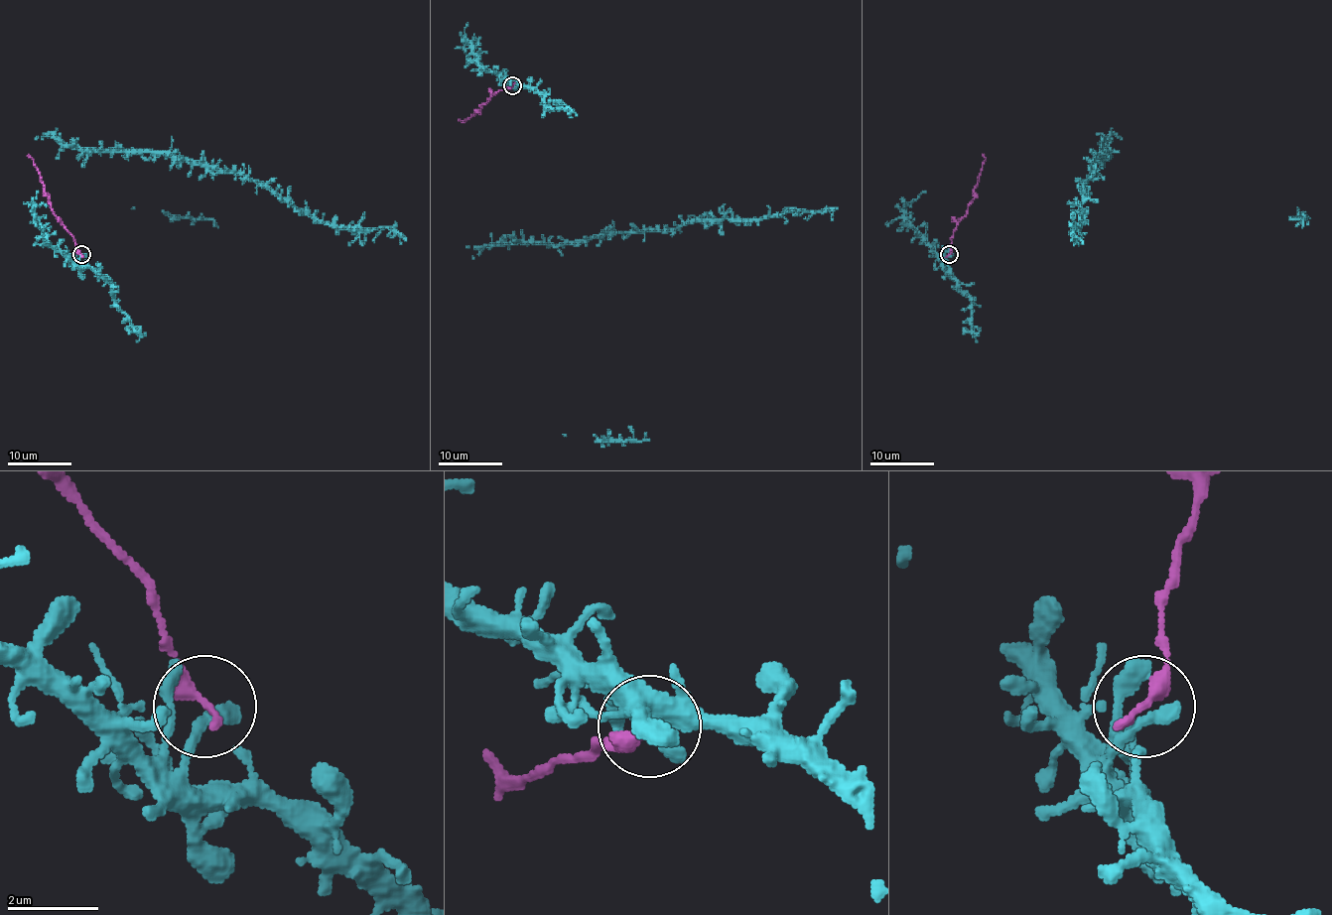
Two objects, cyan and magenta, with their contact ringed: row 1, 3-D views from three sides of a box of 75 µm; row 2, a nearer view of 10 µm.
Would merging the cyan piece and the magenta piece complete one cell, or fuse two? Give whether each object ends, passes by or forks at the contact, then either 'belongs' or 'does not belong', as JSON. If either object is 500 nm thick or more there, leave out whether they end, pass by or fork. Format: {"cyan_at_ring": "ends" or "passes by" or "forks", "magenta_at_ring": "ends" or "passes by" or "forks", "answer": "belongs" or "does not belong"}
{"cyan_at_ring": "ends", "magenta_at_ring": "ends", "answer": "does not belong"}

